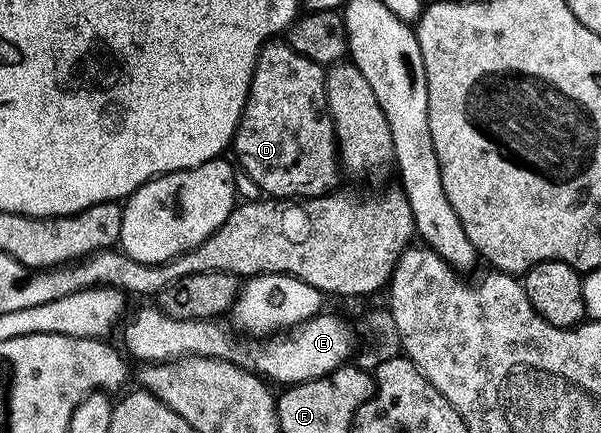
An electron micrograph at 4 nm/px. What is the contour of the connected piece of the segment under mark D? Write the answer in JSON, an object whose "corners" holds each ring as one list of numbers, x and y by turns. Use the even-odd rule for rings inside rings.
{"corners":[[268,39,256,56,248,101,236,126,234,149,240,152,239,168,256,180,256,185,269,197,323,197,333,188,338,165,338,138,332,114,326,108,326,84,319,60,291,48,287,40]]}

